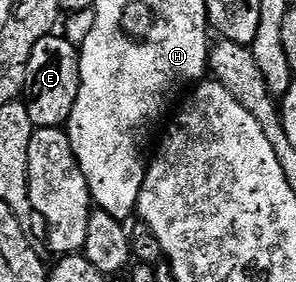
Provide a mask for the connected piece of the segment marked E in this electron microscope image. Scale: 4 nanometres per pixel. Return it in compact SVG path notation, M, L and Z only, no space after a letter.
M47 35L32 47L32 55L26 64L26 81L20 87L20 97L28 111L28 119L32 119L35 129L56 129L65 126L72 115L72 107L76 103L76 95L80 87L80 67L78 66L79 50L64 35Z

